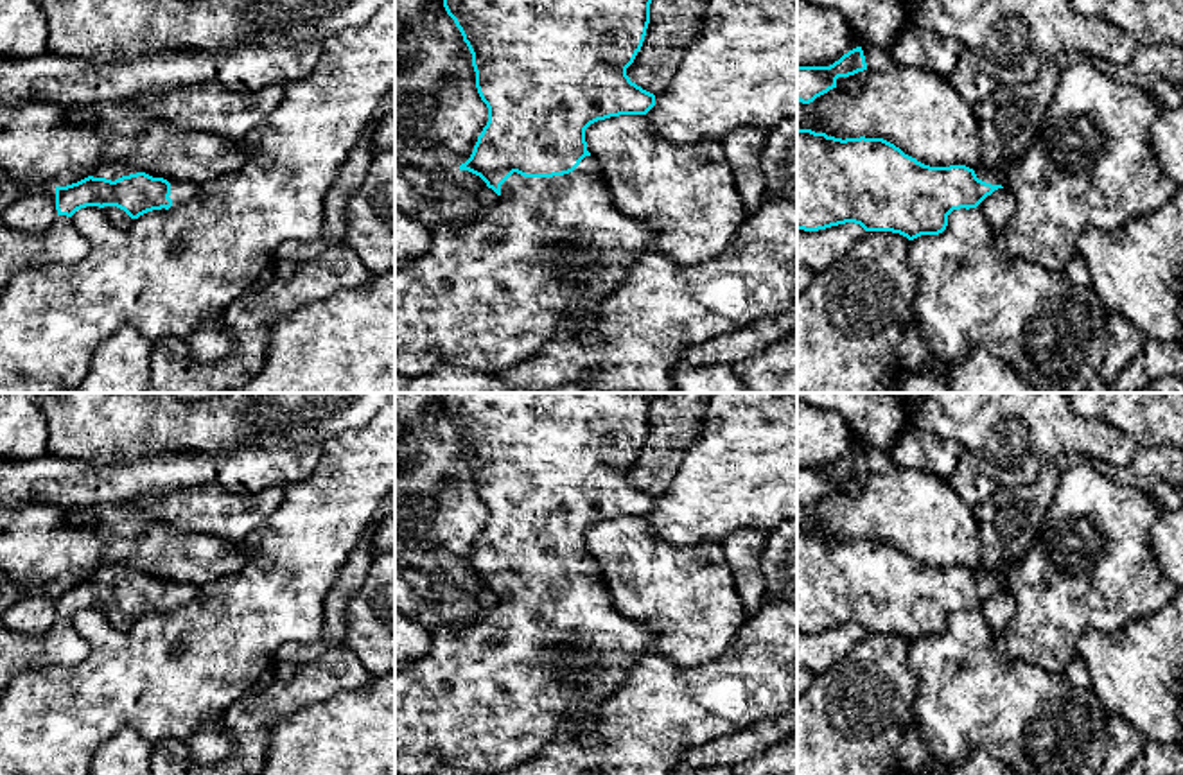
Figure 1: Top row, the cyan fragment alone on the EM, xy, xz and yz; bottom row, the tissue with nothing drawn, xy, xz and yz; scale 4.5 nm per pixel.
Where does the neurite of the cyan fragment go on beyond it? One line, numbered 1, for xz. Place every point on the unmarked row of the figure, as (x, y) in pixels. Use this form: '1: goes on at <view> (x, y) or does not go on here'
1: goes on at xz (487, 696)

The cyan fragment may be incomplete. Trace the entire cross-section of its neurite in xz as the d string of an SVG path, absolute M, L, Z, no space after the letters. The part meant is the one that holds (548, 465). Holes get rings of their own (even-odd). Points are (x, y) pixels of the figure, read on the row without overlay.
M442 393L443 409L460 431L463 443L472 456L476 474L476 490L488 509L488 524L483 529L470 560L460 567L479 578L499 601L495 606L483 610L465 626L438 626L431 630L429 651L413 666L395 669L395 775L431 775L442 766L472 771L506 771L524 764L546 748L562 730L562 723L576 710L583 712L578 723L576 739L585 748L598 748L598 730L594 710L610 698L627 680L634 662L650 653L655 631L614 608L607 585L601 581L600 565L587 553L585 531L610 518L646 517L655 508L655 497L643 492L627 477L643 448L650 425L650 405L664 393Z

